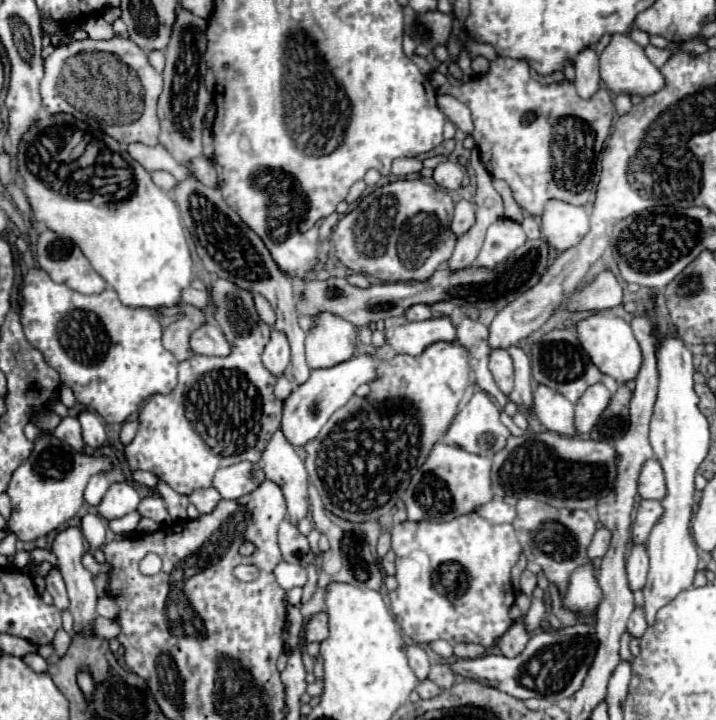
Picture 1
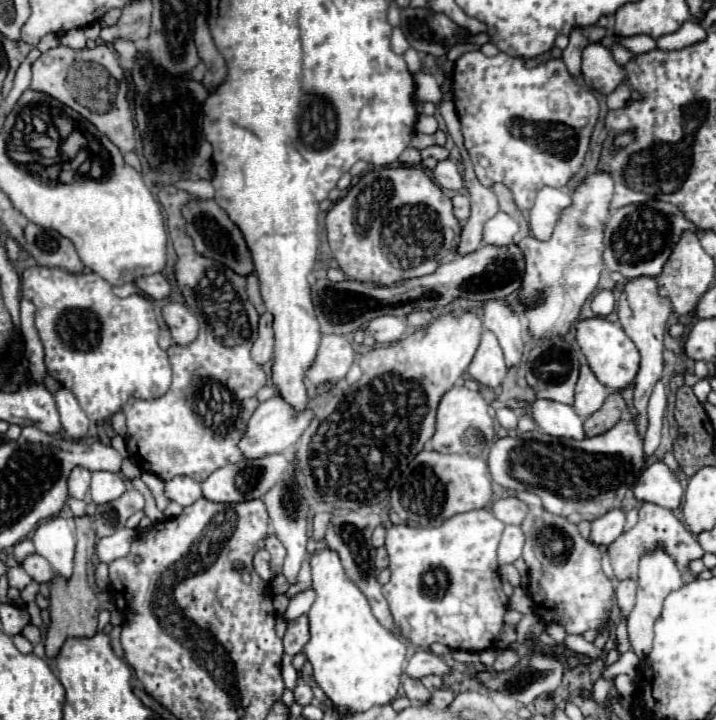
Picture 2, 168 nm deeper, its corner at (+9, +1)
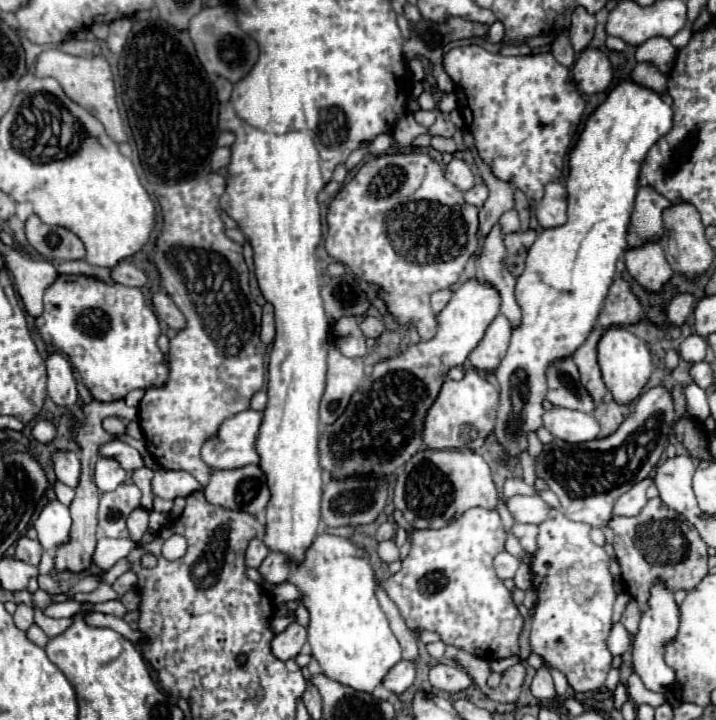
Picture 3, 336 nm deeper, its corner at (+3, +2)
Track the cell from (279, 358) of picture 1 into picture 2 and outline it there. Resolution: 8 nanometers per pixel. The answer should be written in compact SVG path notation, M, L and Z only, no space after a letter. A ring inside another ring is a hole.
M264 312L260 316L260 328L258 328L258 338L252 346L252 356L258 364L266 364L272 360L274 352L274 334L272 334L272 316L270 312Z

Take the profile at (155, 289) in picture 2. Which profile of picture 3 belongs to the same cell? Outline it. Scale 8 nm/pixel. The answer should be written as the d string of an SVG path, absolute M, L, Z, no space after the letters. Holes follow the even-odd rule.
M118 263L114 269L112 269L112 277L116 283L120 285L126 285L126 287L144 287L148 283L148 275L144 269L132 265L132 263Z

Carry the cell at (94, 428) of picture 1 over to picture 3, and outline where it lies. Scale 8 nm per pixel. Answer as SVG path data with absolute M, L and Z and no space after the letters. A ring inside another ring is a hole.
M50 355L46 359L48 369L48 397L60 407L72 407L78 399L76 379L72 365L64 355Z

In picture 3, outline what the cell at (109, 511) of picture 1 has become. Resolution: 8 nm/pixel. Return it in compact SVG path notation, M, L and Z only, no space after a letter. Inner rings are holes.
M100 457L96 463L96 485L98 489L104 491L114 491L116 487L126 483L126 471L114 461Z

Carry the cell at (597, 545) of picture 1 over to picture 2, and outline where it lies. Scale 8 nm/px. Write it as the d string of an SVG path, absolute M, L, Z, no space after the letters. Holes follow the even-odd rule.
M614 508L614 510L606 512L604 516L600 516L598 520L592 522L590 542L598 544L598 546L612 544L624 532L624 524L626 524L626 512L622 508Z

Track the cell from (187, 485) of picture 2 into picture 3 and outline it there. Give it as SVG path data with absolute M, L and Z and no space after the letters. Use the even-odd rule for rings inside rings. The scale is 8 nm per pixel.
M156 471L152 479L152 491L154 495L162 499L176 499L176 497L188 497L192 491L202 491L204 487L186 471Z

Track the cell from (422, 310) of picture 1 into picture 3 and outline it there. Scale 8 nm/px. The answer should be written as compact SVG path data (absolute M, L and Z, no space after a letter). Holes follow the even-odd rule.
M448 289L436 291L436 293L430 297L430 305L432 305L434 315L438 315L438 313L440 313L440 311L446 307L446 303L450 301L450 297L452 297L452 291L448 291Z

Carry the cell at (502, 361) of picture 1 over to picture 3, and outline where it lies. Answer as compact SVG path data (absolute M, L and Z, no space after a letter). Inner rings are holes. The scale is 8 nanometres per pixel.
M498 315L492 321L492 325L486 329L486 335L480 341L480 345L470 355L470 363L474 365L474 369L484 371L484 373L496 371L496 367L500 367L508 351L510 335L512 335L512 327L508 319L504 315Z

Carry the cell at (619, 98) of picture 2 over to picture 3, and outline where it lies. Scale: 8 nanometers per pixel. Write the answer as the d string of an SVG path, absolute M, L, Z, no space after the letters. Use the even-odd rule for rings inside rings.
M638 63L632 73L630 79L634 83L638 83L640 87L648 87L654 89L656 93L664 95L666 93L666 77L652 65L652 63Z

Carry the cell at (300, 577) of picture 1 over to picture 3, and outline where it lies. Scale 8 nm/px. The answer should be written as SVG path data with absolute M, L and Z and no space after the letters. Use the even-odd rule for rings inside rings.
M260 537L252 539L246 551L246 565L248 567L260 567L260 563L266 559L266 555L270 553L270 549L264 545L264 541Z

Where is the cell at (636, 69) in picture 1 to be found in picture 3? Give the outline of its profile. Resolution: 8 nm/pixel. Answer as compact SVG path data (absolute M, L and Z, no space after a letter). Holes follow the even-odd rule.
M592 47L582 51L574 63L572 81L578 81L578 89L582 93L606 91L614 81L614 69L608 55Z

